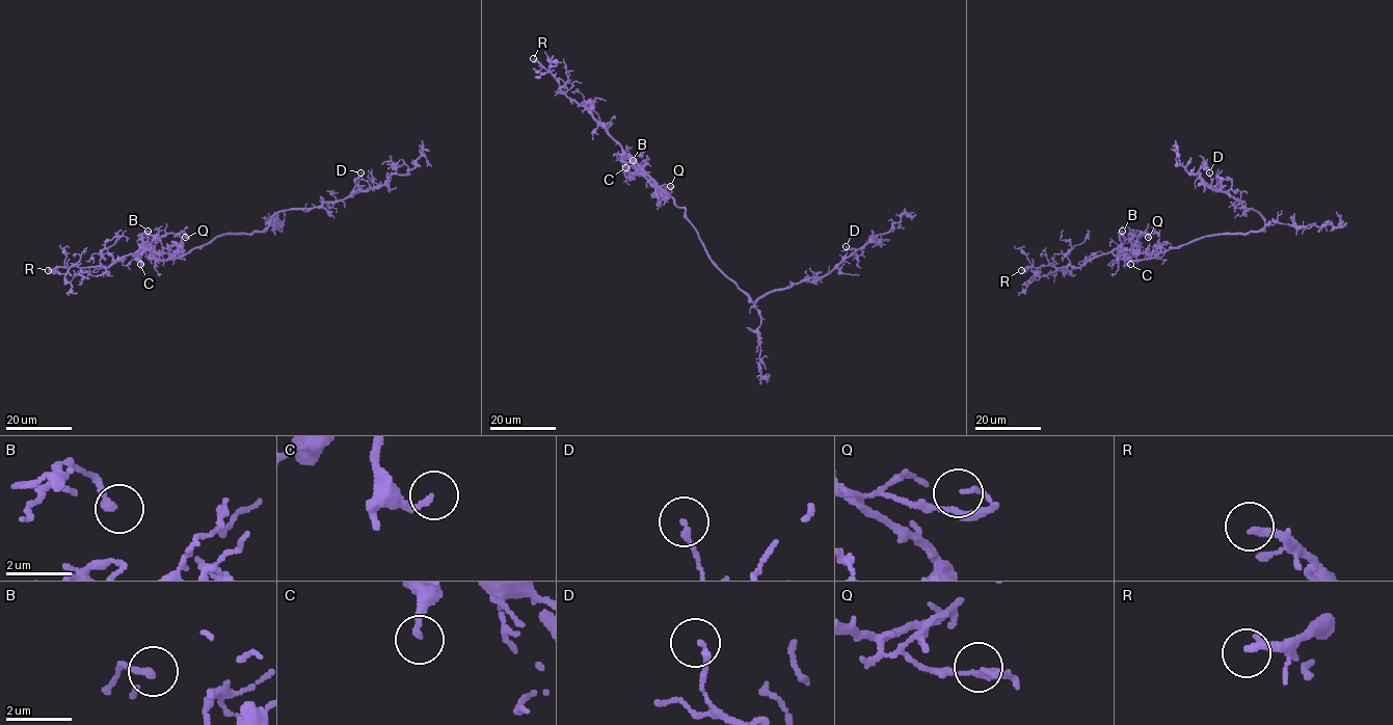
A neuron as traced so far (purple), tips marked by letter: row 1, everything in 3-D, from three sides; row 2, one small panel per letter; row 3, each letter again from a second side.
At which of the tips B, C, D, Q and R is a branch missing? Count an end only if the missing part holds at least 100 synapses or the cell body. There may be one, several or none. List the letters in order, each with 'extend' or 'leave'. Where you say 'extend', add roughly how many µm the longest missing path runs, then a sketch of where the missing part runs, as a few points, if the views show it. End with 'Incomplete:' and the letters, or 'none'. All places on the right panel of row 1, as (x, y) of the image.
B: leave
C: leave
D: leave
Q: leave
R: extend; missing 60 µm; course (1021, 270), (1023, 279), (1051, 295), (1062, 299), (1075, 293)
Incomplete: R

